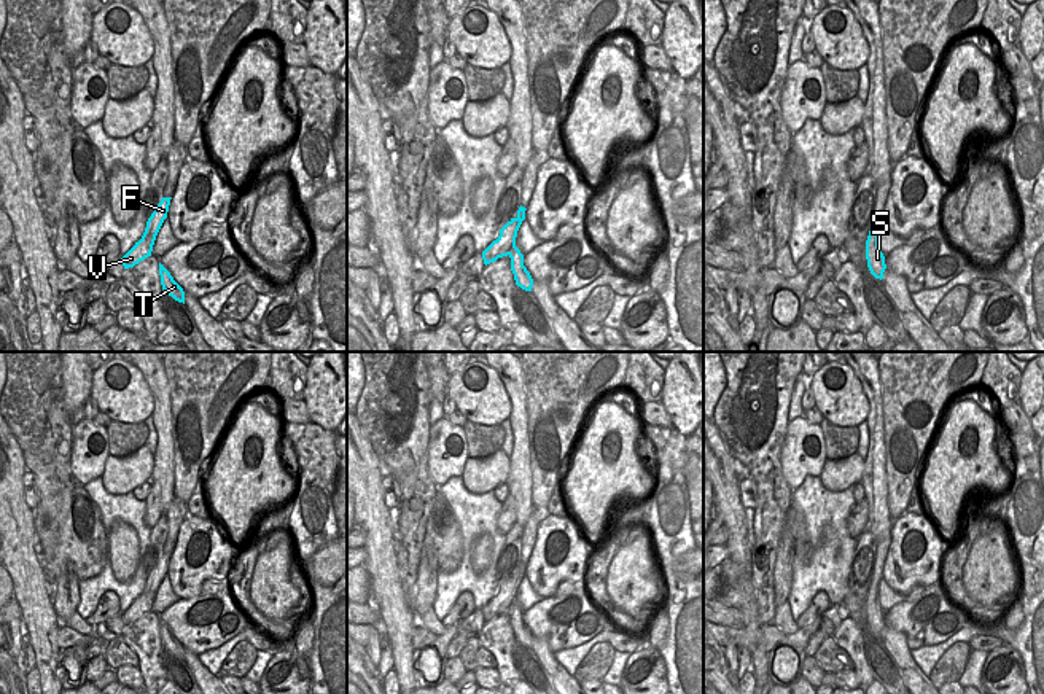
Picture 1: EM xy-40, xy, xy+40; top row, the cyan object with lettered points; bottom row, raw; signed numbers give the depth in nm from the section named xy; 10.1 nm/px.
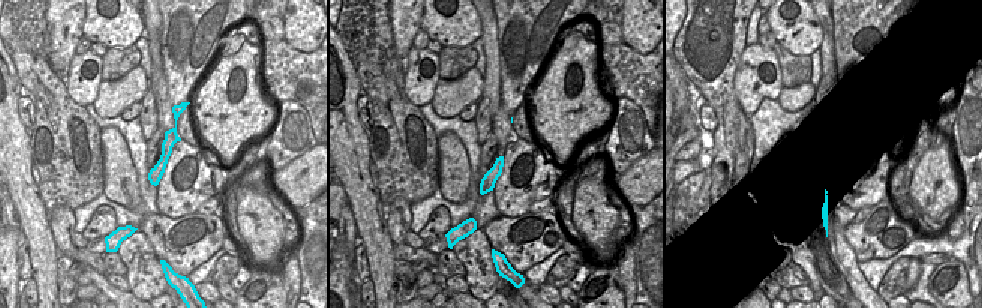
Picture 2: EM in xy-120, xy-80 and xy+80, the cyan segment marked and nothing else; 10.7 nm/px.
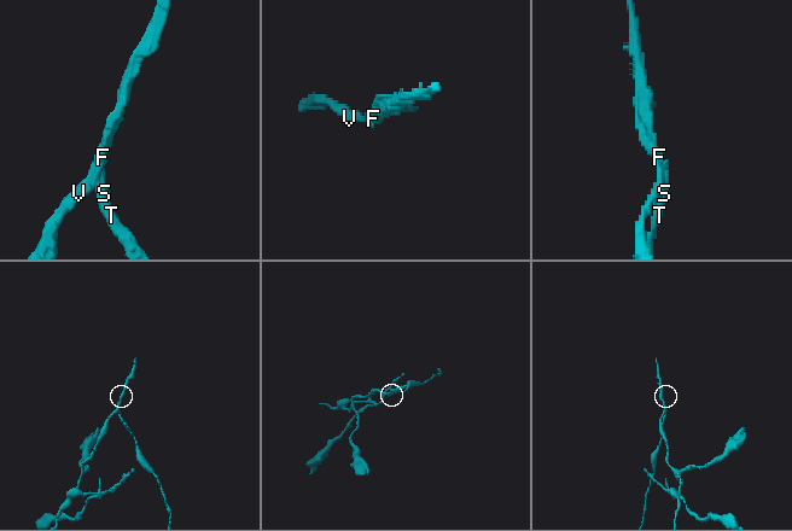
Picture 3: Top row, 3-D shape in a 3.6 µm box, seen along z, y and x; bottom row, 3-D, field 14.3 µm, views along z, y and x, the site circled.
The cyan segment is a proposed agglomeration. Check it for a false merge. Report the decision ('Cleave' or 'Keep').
Cleave.

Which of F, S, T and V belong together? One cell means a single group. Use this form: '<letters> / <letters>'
F V / S T

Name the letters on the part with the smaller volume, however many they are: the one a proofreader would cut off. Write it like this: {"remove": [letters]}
{"remove": ["S", "T"]}

